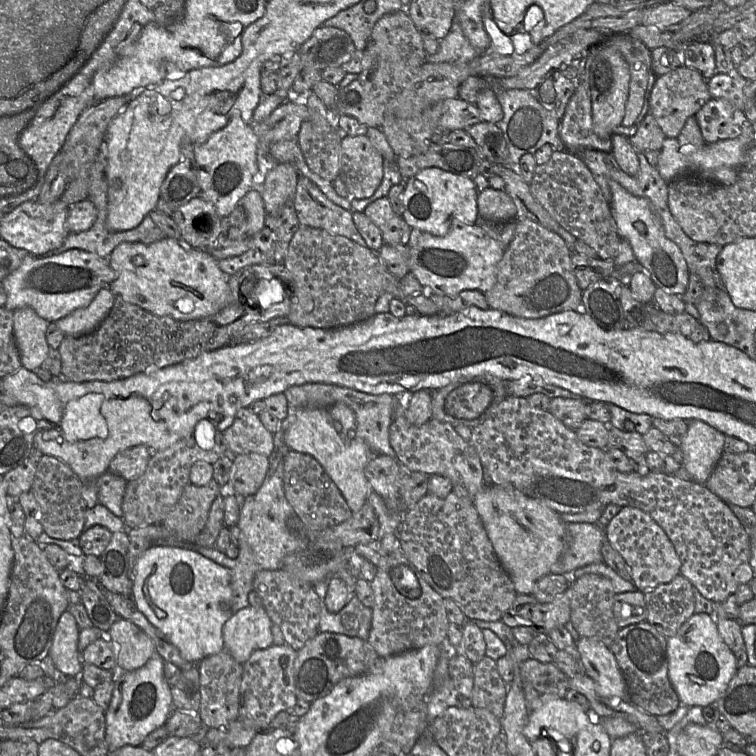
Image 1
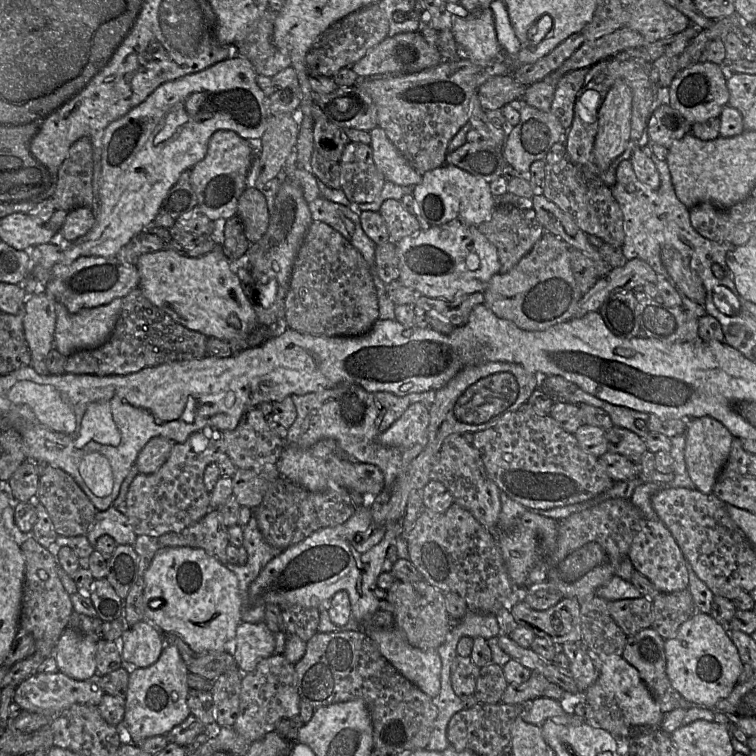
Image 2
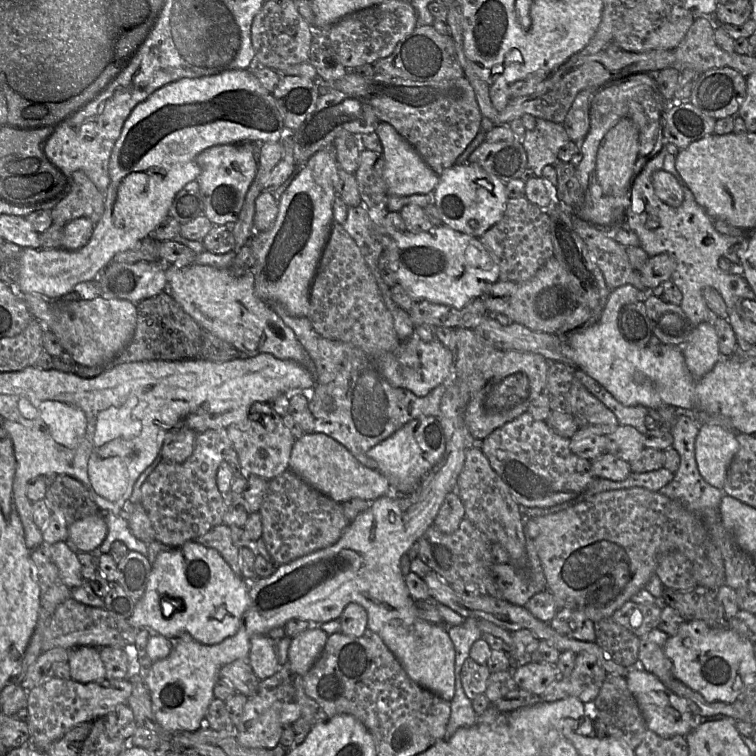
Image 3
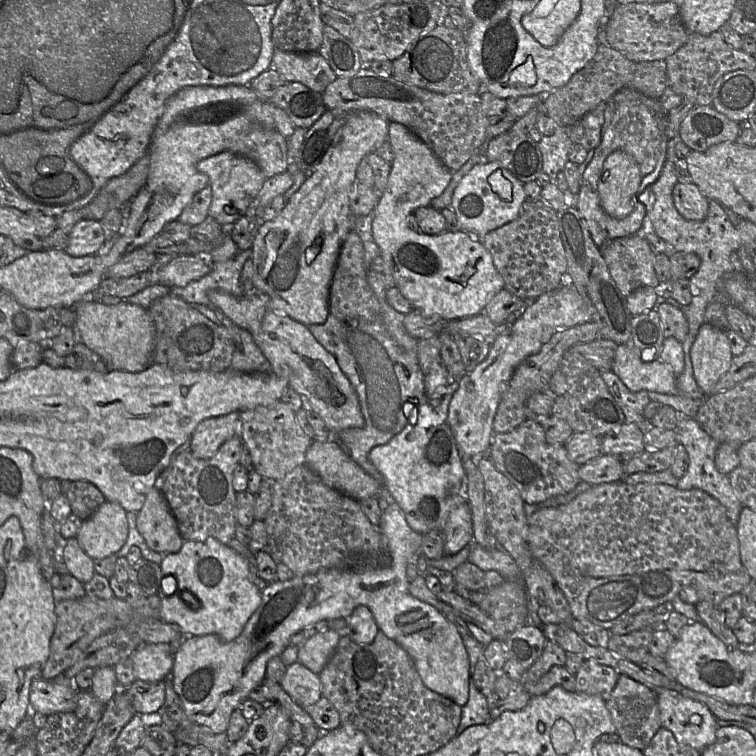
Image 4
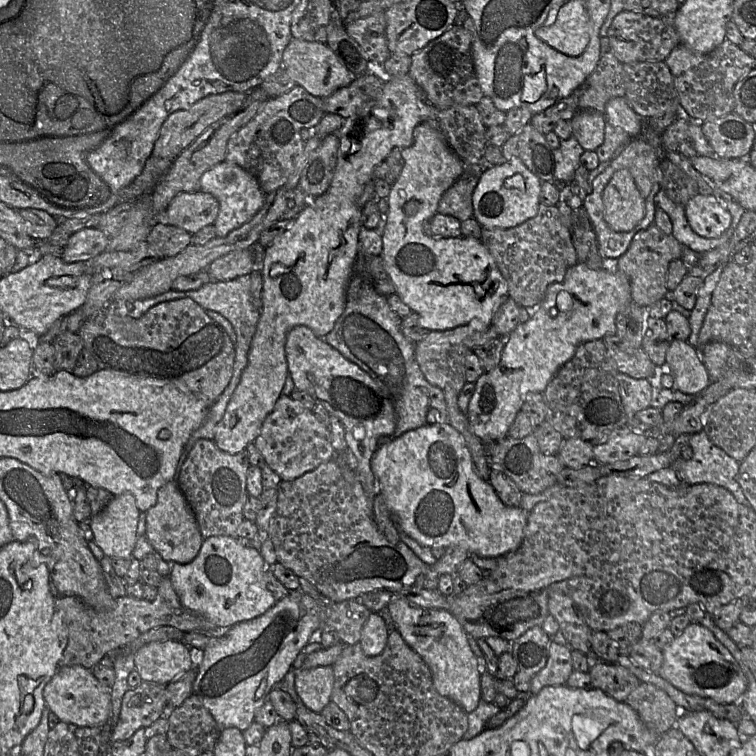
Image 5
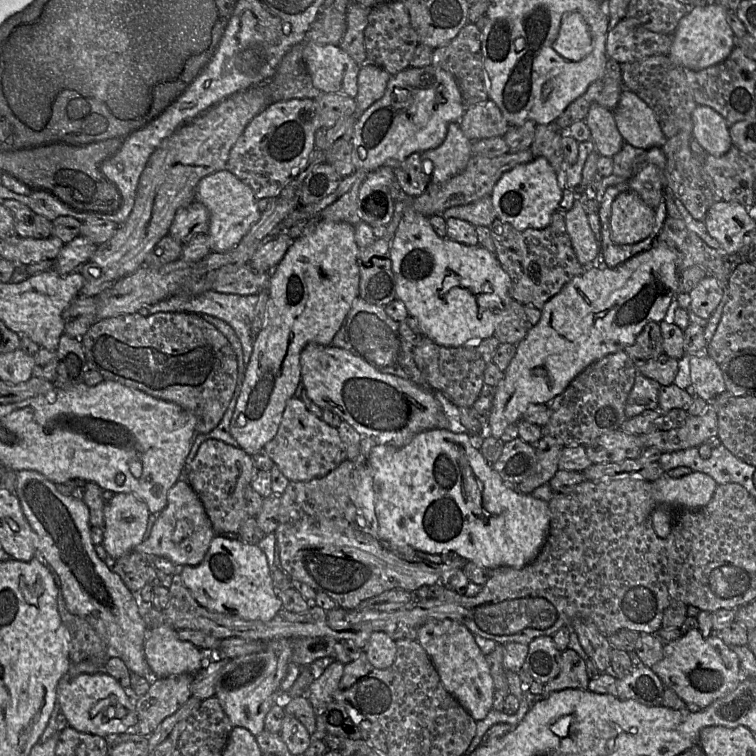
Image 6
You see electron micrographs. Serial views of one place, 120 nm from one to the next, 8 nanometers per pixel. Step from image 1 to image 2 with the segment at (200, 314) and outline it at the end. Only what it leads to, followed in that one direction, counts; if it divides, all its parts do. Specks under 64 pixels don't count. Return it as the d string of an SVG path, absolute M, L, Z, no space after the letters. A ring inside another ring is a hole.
M216 220L210 235L221 248L206 256L186 256L165 247L141 255L135 263L140 276L138 288L153 305L190 330L223 340L245 339L259 325L253 300L245 293L222 250L225 221Z

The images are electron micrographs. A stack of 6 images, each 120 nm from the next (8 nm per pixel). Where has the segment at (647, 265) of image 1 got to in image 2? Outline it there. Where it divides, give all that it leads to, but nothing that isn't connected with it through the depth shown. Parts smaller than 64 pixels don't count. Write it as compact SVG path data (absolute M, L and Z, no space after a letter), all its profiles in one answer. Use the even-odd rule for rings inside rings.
M664 247L661 261L666 270L667 279L682 296L703 305L706 292L702 280L691 267L691 262L673 247Z

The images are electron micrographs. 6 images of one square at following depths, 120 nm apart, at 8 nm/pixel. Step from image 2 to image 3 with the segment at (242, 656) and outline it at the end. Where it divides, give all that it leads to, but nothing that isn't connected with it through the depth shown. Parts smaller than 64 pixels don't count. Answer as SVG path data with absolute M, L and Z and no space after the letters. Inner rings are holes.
M255 635L251 638L246 660L260 680L271 677L280 667L275 642L267 635Z

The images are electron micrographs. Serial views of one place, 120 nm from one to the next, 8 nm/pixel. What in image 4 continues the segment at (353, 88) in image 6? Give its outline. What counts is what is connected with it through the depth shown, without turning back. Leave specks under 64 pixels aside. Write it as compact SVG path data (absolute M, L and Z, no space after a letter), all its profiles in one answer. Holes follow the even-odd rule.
M275 50L271 68L286 82L299 82L319 94L323 94L326 87L337 79L328 62L317 52Z

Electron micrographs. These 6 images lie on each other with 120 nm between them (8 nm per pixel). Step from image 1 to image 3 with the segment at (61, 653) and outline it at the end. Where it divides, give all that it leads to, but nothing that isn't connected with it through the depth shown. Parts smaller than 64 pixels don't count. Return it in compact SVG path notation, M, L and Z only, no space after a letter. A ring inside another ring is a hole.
M80 646L71 649L67 663L70 678L78 683L87 684L107 679L99 650L95 647Z

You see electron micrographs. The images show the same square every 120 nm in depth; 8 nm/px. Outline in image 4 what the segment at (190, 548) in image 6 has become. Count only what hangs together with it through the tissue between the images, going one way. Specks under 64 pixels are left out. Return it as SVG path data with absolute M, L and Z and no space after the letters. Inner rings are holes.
M156 488L137 512L136 526L147 546L162 555L177 553L184 543L164 496Z

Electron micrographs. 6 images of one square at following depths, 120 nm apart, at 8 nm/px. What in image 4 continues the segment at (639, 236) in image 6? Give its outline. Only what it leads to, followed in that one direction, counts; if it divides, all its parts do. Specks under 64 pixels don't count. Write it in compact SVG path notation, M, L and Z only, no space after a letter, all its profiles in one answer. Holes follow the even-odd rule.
M621 150L604 161L598 183L600 204L613 218L628 216L635 207L642 175L635 159Z

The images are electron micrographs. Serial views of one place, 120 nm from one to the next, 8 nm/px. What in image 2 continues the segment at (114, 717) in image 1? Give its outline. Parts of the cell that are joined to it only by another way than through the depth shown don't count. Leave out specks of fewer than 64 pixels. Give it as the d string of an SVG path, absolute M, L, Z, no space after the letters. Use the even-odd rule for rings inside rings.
M166 644L153 665L135 669L129 676L128 689L125 696L125 714L118 726L119 733L128 738L128 742L138 742L155 736L166 736L174 727L181 724L190 710L187 704L191 690L187 683L189 671L181 658L178 648L173 644Z

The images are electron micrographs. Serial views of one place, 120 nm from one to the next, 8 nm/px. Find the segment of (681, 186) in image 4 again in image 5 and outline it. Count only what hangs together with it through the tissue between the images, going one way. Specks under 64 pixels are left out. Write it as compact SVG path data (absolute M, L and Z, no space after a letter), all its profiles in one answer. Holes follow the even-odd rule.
M698 193L684 208L693 230L705 238L719 238L732 222L730 212L711 194Z

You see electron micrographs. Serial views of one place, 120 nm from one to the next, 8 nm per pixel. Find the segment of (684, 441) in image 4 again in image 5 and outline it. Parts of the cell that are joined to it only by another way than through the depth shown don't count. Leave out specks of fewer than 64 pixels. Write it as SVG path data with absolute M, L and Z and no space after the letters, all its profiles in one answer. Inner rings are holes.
M704 431L690 435L688 445L693 451L693 457L690 460L684 460L679 457L671 466L681 477L683 485L715 484L730 491L738 503L749 506L749 502L738 483L740 462L730 457L724 450L716 446Z

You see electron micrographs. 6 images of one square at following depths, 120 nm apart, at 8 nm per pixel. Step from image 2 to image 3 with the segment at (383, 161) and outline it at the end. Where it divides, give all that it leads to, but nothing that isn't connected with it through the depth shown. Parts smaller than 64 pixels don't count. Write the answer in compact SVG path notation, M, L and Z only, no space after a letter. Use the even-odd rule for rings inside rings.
M381 122L375 133L378 135L383 148L383 177L387 196L432 193L439 182L439 175L425 163L415 148L388 123Z

